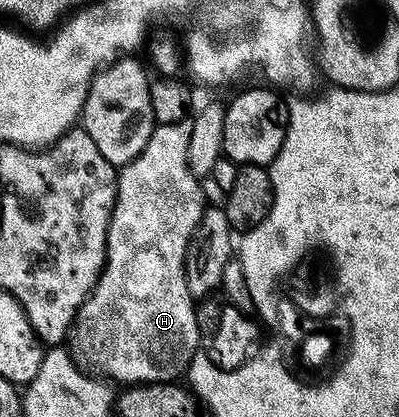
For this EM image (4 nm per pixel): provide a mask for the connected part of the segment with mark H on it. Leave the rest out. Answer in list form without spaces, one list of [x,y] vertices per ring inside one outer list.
[[[185,120],[157,125],[152,131],[146,148],[130,164],[119,167],[116,179],[116,203],[112,206],[112,219],[108,225],[108,255],[104,257],[104,271],[100,273],[100,279],[92,289],[88,299],[80,305],[80,311],[72,322],[72,329],[68,332],[66,349],[72,355],[73,360],[81,370],[97,377],[103,377],[111,381],[122,382],[121,385],[150,384],[154,382],[171,382],[179,379],[188,367],[192,365],[192,359],[197,357],[200,346],[200,322],[196,319],[196,306],[190,288],[186,284],[186,272],[184,261],[188,258],[188,245],[202,220],[206,209],[204,202],[204,190],[200,187],[201,179],[193,174],[188,167],[188,149],[190,148],[191,121]]]

